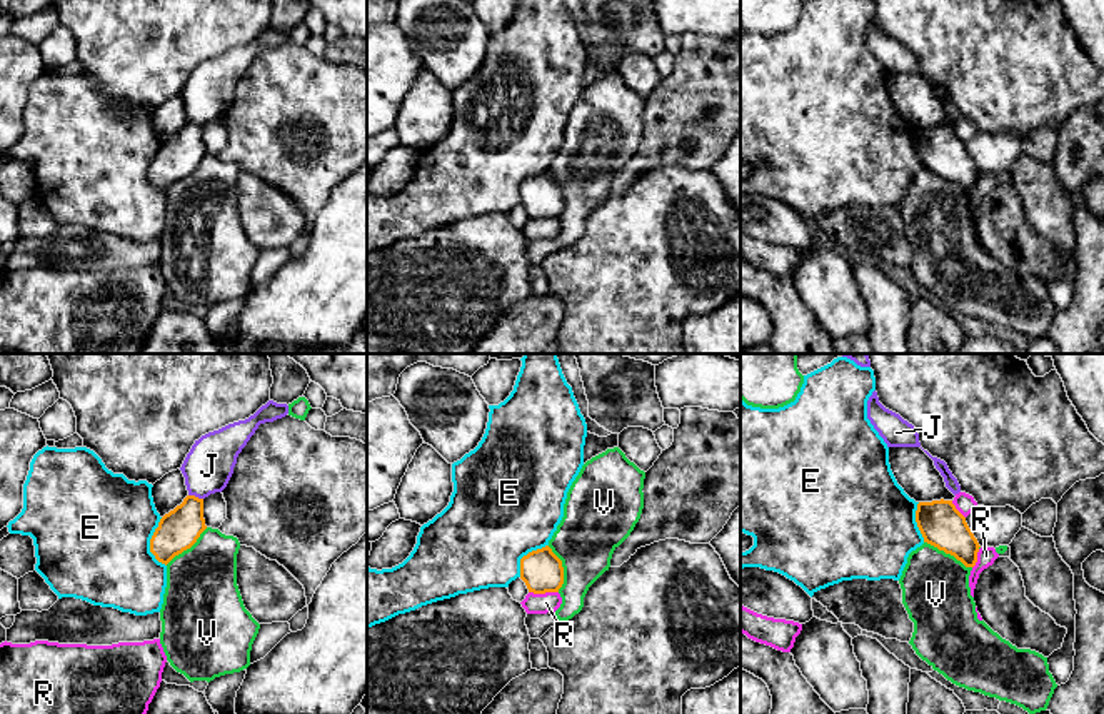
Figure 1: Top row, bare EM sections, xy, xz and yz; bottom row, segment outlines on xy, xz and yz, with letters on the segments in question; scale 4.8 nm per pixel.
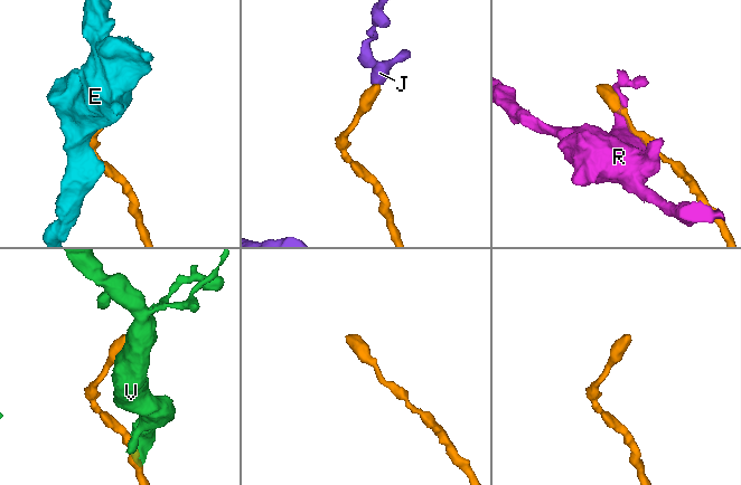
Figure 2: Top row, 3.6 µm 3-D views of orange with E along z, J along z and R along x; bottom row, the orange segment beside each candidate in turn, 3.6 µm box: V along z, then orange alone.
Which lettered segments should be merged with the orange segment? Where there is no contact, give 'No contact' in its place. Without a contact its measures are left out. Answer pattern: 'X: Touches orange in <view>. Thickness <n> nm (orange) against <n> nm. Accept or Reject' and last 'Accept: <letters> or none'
E: Touches orange in xy. Thickness 200 nm (orange) against 500 nm. Reject
J: Touches orange in xy. Thickness 200 nm (orange) against 240 nm. Reject
R: Touches orange in xz. Thickness 200 nm (orange) against 100 nm. Reject
V: Touches orange in yz. Thickness 220 nm (orange) against 320 nm. Reject
Accept: none

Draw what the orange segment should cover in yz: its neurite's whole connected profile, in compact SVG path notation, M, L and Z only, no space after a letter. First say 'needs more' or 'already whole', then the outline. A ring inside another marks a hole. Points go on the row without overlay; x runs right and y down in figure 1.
already whole; M952 127L919 128L916 148L924 168L954 182L966 194L976 192L981 172Z

